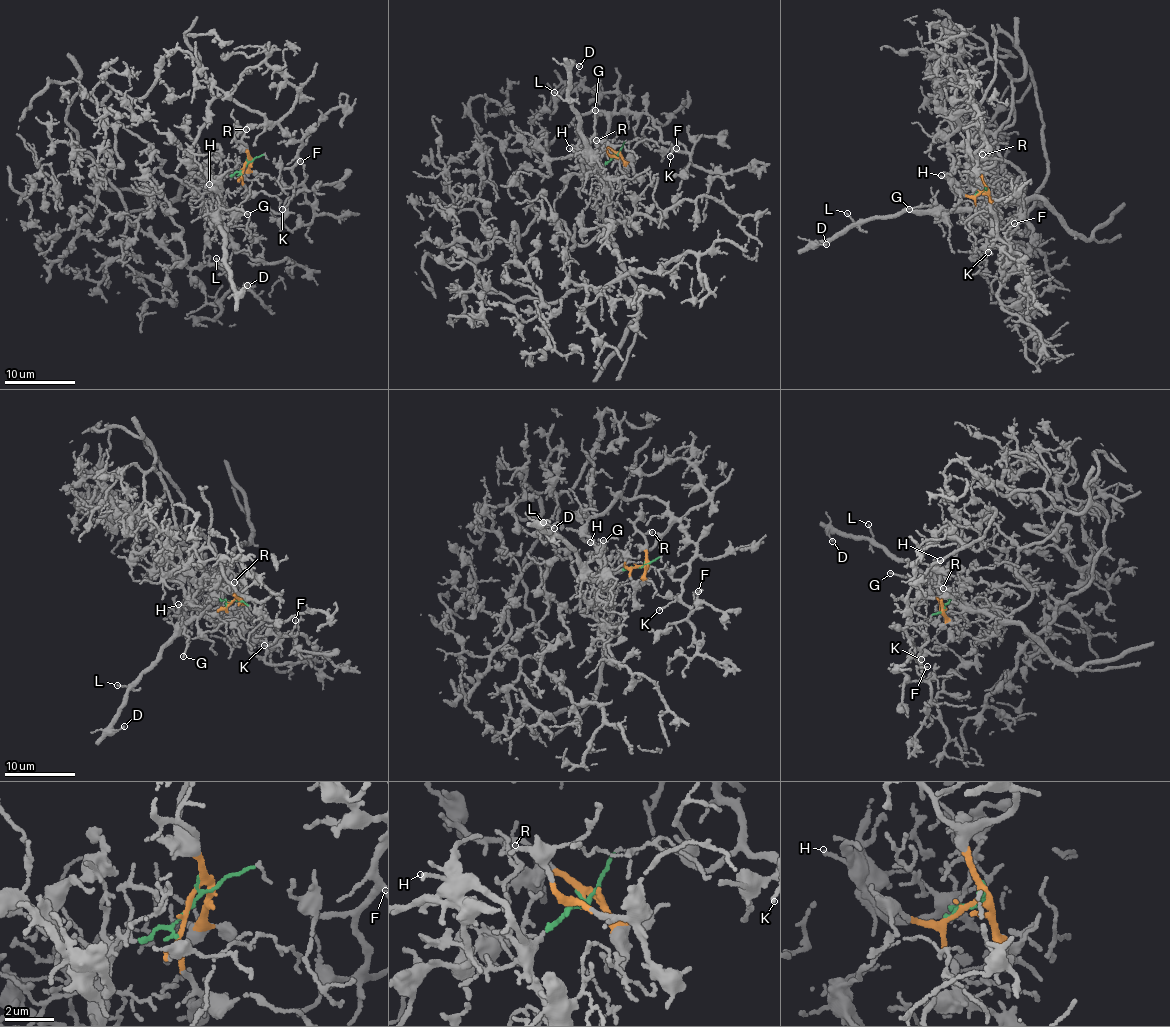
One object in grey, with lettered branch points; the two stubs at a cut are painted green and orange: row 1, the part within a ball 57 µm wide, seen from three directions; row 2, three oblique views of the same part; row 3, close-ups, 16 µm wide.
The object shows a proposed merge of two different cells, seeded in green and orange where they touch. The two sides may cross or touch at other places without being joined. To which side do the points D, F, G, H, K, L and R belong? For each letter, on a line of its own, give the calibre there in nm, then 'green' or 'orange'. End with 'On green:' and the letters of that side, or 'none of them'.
D: calibre 100 nm; green
F: calibre 130 nm; orange
G: calibre 150 nm; green
H: calibre 130 nm; green
K: calibre 110 nm; orange
L: calibre 80 nm; green
R: calibre 90 nm; orange
On green: D, G, H, L

